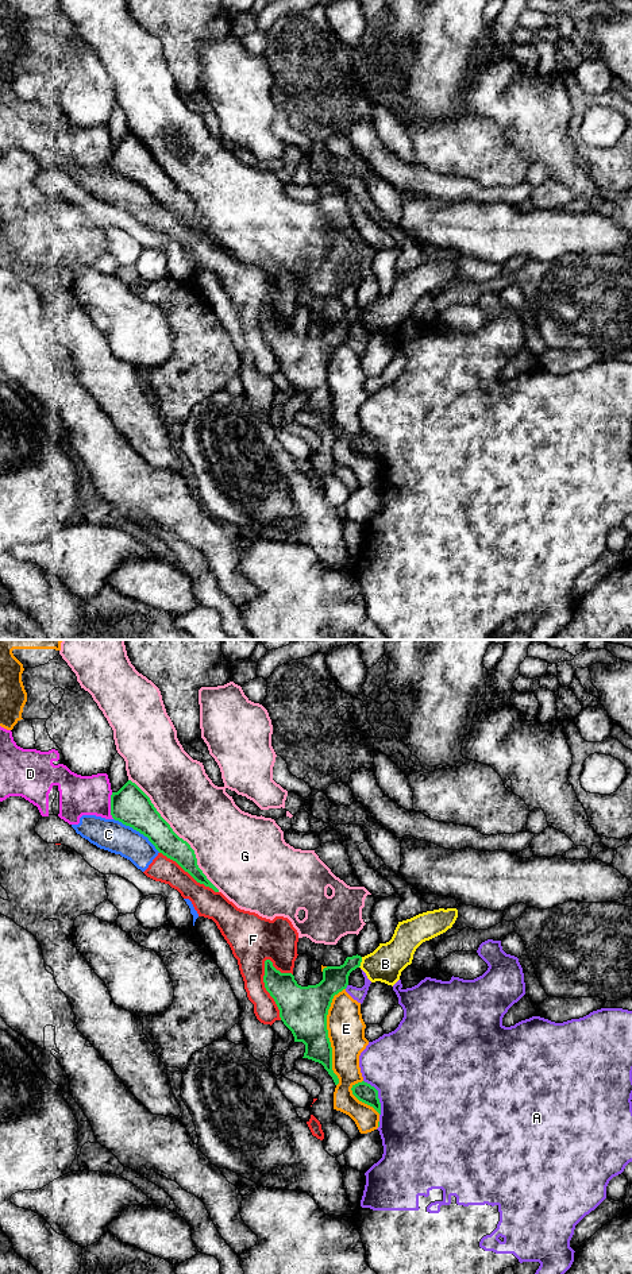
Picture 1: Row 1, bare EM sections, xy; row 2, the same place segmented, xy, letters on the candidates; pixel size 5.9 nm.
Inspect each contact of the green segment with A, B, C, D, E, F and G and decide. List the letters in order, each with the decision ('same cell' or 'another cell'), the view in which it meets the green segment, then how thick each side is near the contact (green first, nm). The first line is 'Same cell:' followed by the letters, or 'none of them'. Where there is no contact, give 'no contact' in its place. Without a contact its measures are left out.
Same cell: none of them
A: another cell; meets green in xy; 120 nm thick on the green side, 480 nm on the other
B: another cell; meets green in xy; 160 nm thick on the green side, 220 nm on the other
C: another cell; meets green in xy; 220 nm thick on the green side, 190 nm on the other
D: another cell; meets green in xy; 220 nm thick on the green side, 240 nm on the other
E: another cell; meets green in xy; 280 nm thick on the green side, 220 nm on the other
F: another cell; meets green in xy; 280 nm thick on the green side, 200 nm on the other
G: another cell; meets green in xy; 180 nm thick on the green side, 380 nm on the other

